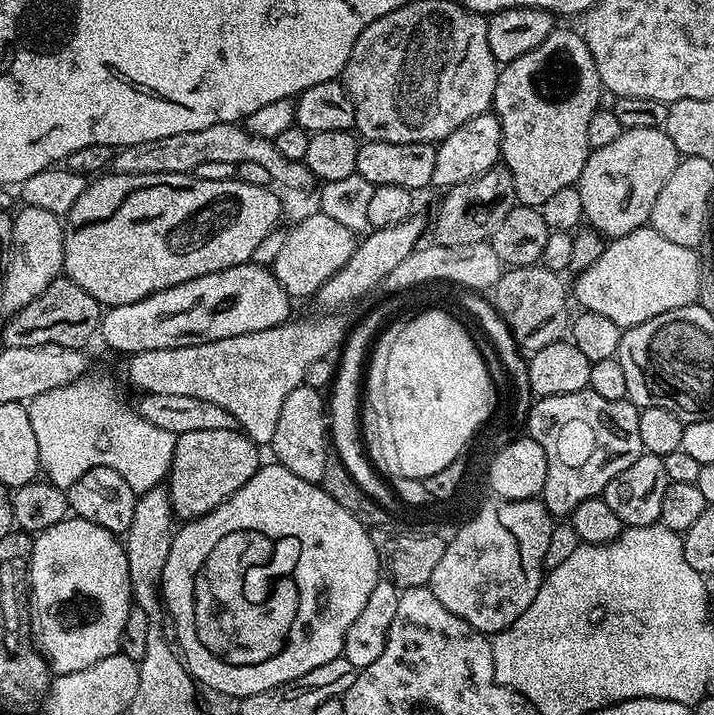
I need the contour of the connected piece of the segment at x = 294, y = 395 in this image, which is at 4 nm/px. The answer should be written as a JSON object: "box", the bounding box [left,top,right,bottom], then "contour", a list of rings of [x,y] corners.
{"box":[270,387,330,484],"contour":[[[298,387],[286,394],[286,402],[282,402],[282,414],[278,414],[278,426],[274,426],[274,438],[270,445],[275,463],[281,464],[290,474],[298,474],[311,484],[319,484],[326,467],[326,458],[330,451],[329,417],[326,415],[326,400],[319,388]]]}

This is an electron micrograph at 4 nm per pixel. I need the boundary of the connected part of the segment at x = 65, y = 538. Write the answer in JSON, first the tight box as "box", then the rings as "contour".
{"box":[26,515,134,674],"contour":[[[69,515],[62,522],[50,526],[45,532],[39,533],[31,541],[30,555],[28,557],[28,578],[26,581],[27,591],[30,593],[30,599],[26,604],[26,616],[30,621],[30,632],[34,637],[34,643],[41,656],[48,661],[48,667],[56,674],[70,674],[72,671],[84,671],[87,667],[94,666],[104,658],[109,658],[120,652],[120,639],[122,638],[122,626],[126,626],[126,614],[134,606],[132,599],[132,587],[128,577],[128,556],[124,552],[123,543],[118,536],[102,526],[95,525],[94,522],[86,521],[80,516]]]}

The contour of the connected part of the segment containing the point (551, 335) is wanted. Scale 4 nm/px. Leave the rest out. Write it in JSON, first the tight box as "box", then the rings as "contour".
{"box":[490,263,570,354],"contour":[[[543,263],[527,264],[521,268],[508,268],[501,271],[498,282],[490,289],[490,301],[498,314],[509,327],[510,334],[516,340],[520,350],[531,354],[542,350],[542,346],[550,346],[550,342],[558,342],[565,339],[570,328],[570,311],[568,312],[568,300],[570,304],[570,288],[564,285],[565,277],[559,272],[544,267]]]}

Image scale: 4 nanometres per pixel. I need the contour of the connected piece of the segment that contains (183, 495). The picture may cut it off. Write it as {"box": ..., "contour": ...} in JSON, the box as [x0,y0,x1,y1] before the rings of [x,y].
{"box":[166,427,262,522],"contour":[[[235,427],[226,430],[190,430],[190,434],[176,437],[174,458],[166,477],[168,497],[175,519],[180,522],[196,520],[199,516],[214,510],[222,502],[226,502],[226,498],[230,498],[238,490],[242,490],[242,486],[246,486],[246,482],[250,482],[250,478],[254,478],[256,471],[262,467],[260,452],[261,449],[253,444],[243,431]]]}

